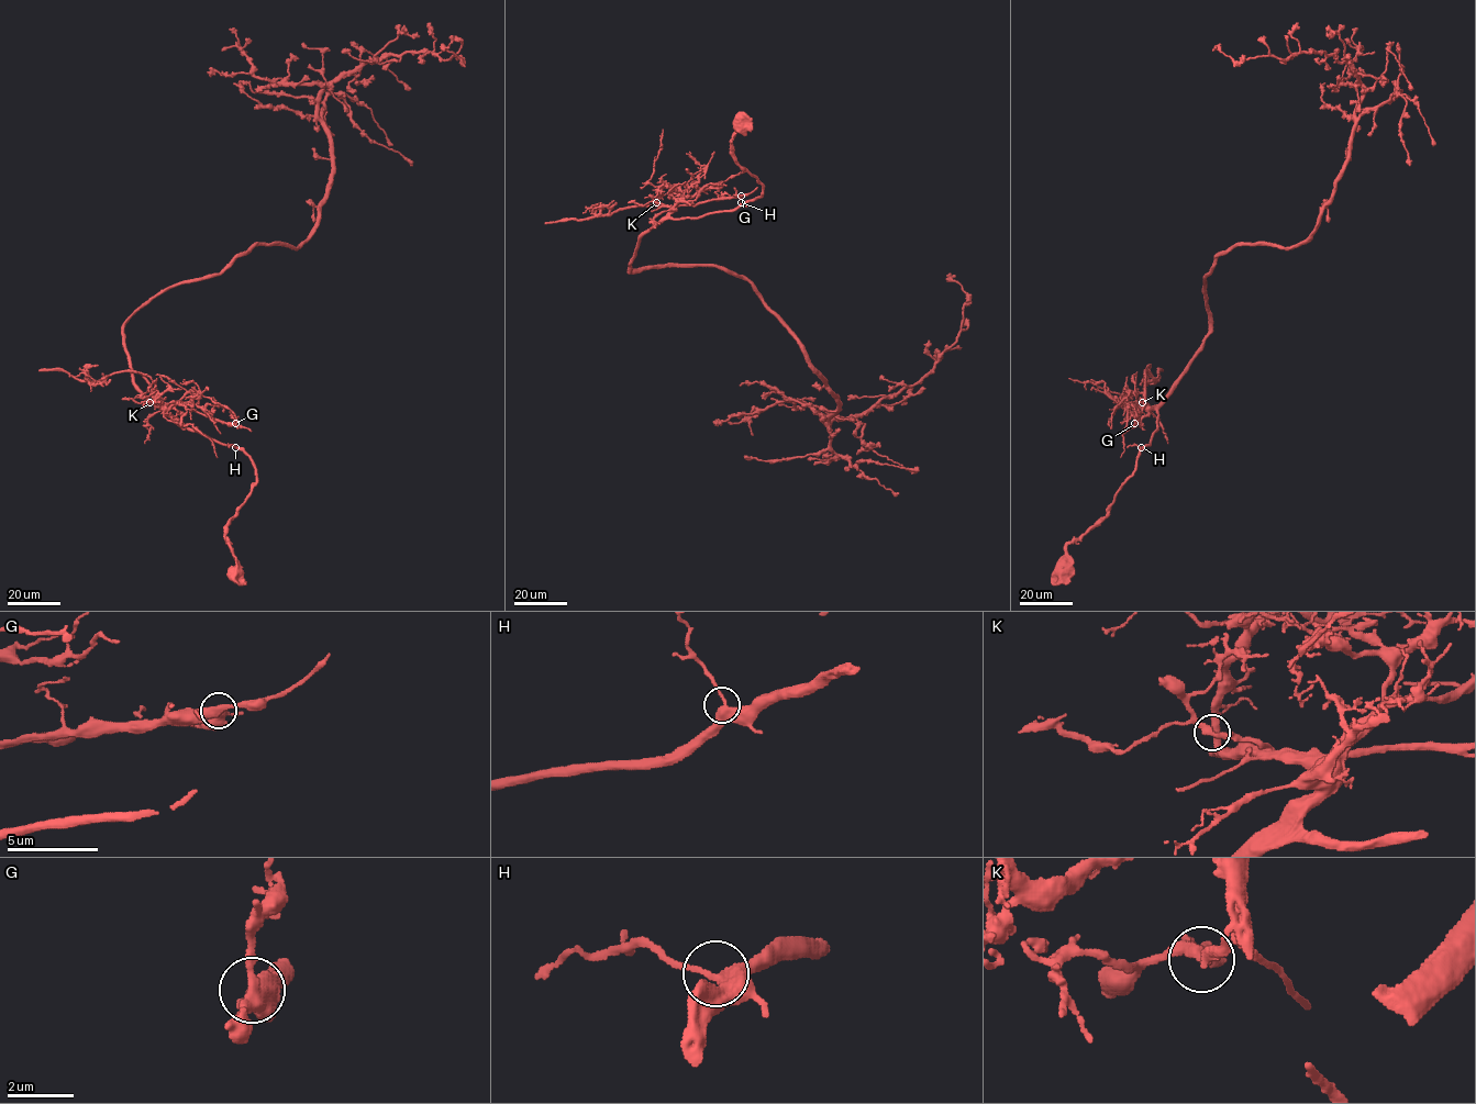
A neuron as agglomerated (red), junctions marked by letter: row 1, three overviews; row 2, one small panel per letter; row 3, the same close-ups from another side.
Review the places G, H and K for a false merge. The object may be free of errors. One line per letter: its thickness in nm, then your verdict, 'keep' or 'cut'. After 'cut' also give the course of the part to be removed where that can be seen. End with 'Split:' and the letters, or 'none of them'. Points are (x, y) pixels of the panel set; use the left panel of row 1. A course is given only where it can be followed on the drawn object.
G: calibre 360 nm; keep
H: calibre 340 nm; keep
K: calibre 320 nm; keep
Split: none of them

